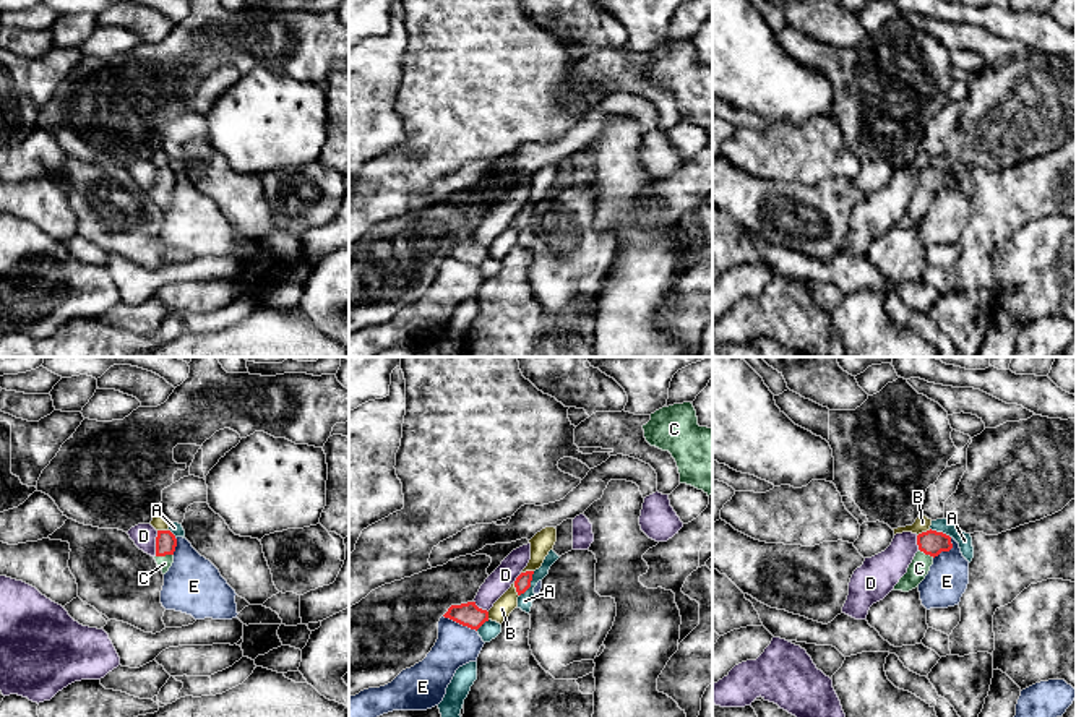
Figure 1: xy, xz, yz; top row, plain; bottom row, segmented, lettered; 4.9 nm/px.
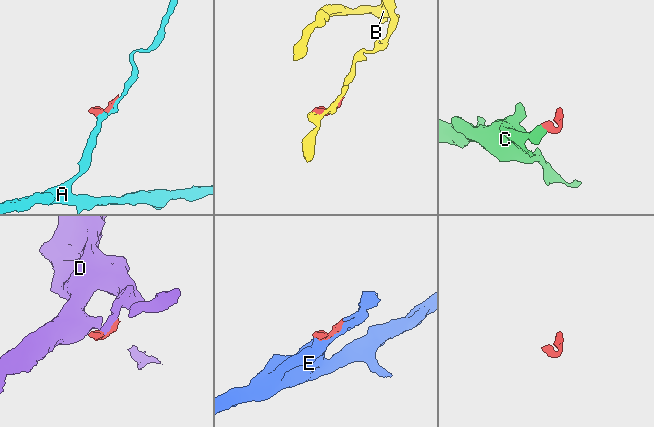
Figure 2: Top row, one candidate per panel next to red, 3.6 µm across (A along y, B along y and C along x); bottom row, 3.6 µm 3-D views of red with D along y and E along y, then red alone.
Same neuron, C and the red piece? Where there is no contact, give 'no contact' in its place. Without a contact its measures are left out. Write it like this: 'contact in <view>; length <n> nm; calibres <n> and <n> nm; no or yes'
contact in xy; length 90 nm; calibres 110 and 70 nm; yes

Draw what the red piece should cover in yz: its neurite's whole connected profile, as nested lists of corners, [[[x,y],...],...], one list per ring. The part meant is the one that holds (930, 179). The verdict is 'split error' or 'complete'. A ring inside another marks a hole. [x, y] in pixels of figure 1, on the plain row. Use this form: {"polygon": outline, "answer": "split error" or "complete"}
{"polygon": [[[932,165],[917,172],[917,182],[919,188],[893,227],[909,229],[919,224],[928,211],[933,195],[953,185],[949,172]]], "answer": "split error"}

